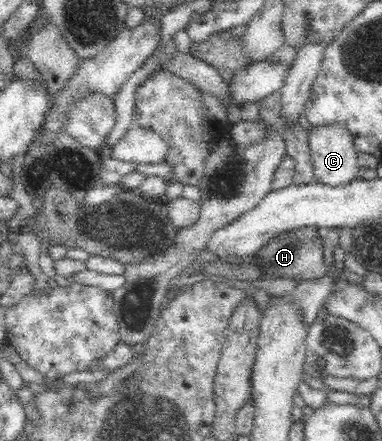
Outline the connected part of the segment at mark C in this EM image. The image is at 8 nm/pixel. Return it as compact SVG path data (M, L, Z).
M338 126L314 127L308 134L313 182L341 187L357 178L360 166L349 132Z

